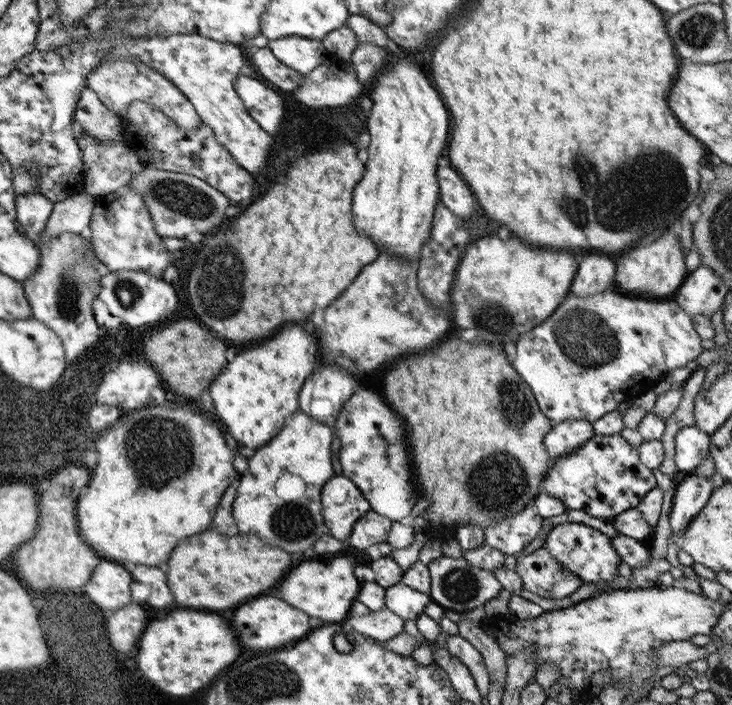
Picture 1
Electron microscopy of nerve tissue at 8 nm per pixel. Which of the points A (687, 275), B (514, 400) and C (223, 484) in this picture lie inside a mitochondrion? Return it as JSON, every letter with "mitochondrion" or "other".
{"A":"other","B":"mitochondrion","C":"other"}

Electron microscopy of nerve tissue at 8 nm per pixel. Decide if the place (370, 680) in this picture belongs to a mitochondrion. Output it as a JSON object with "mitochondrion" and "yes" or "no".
{"mitochondrion":"no"}

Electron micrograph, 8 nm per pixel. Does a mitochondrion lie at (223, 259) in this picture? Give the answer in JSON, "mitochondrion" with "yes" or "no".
{"mitochondrion":"yes"}

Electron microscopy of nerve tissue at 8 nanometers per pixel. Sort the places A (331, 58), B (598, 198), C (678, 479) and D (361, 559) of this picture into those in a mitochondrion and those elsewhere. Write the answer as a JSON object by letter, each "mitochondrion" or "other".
{"A":"other","B":"mitochondrion","C":"other","D":"other"}

